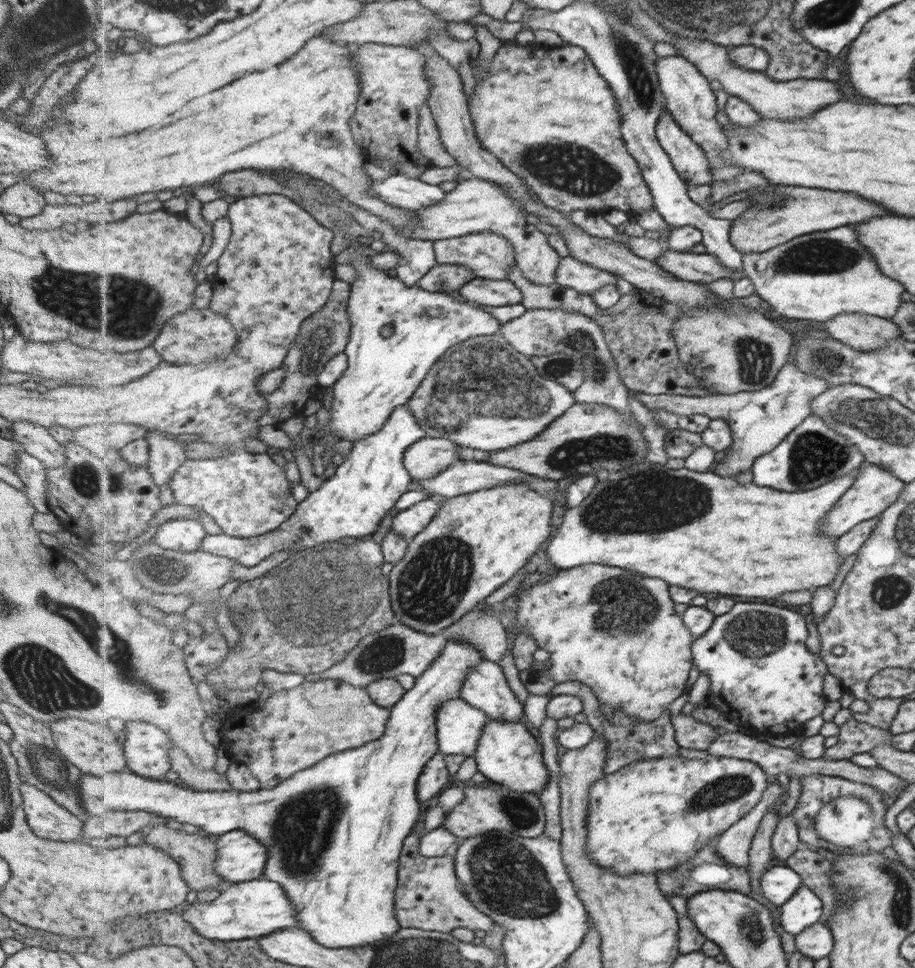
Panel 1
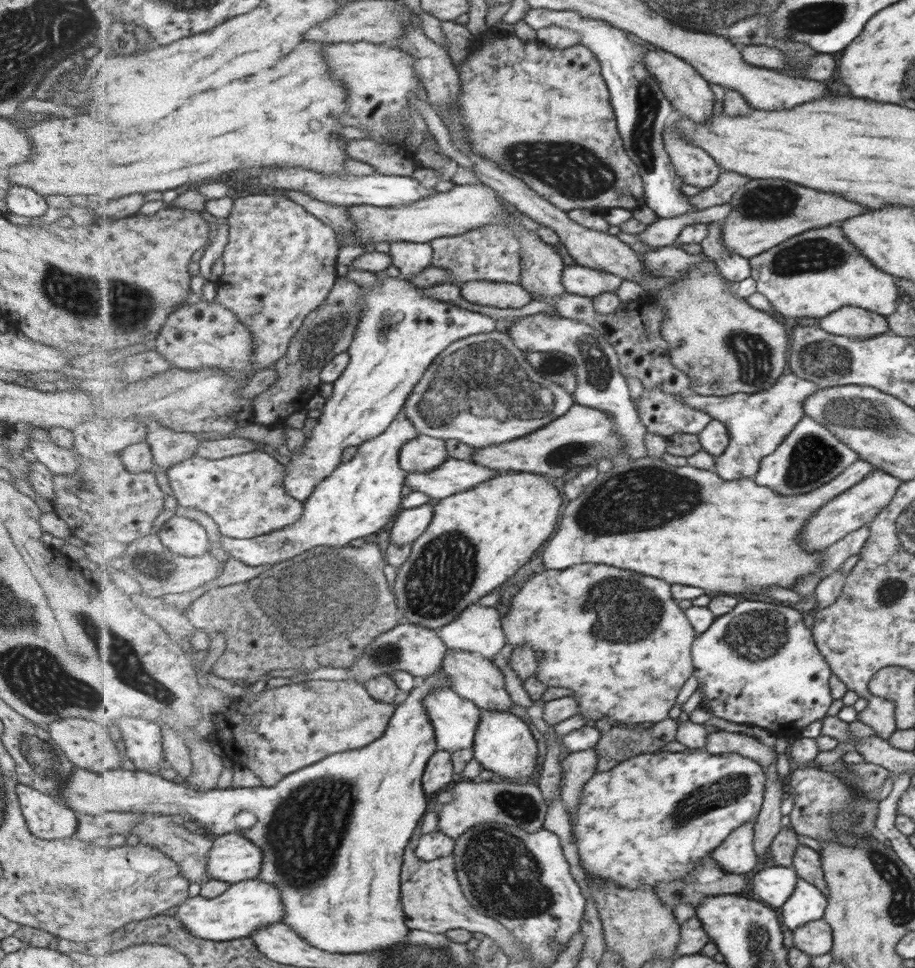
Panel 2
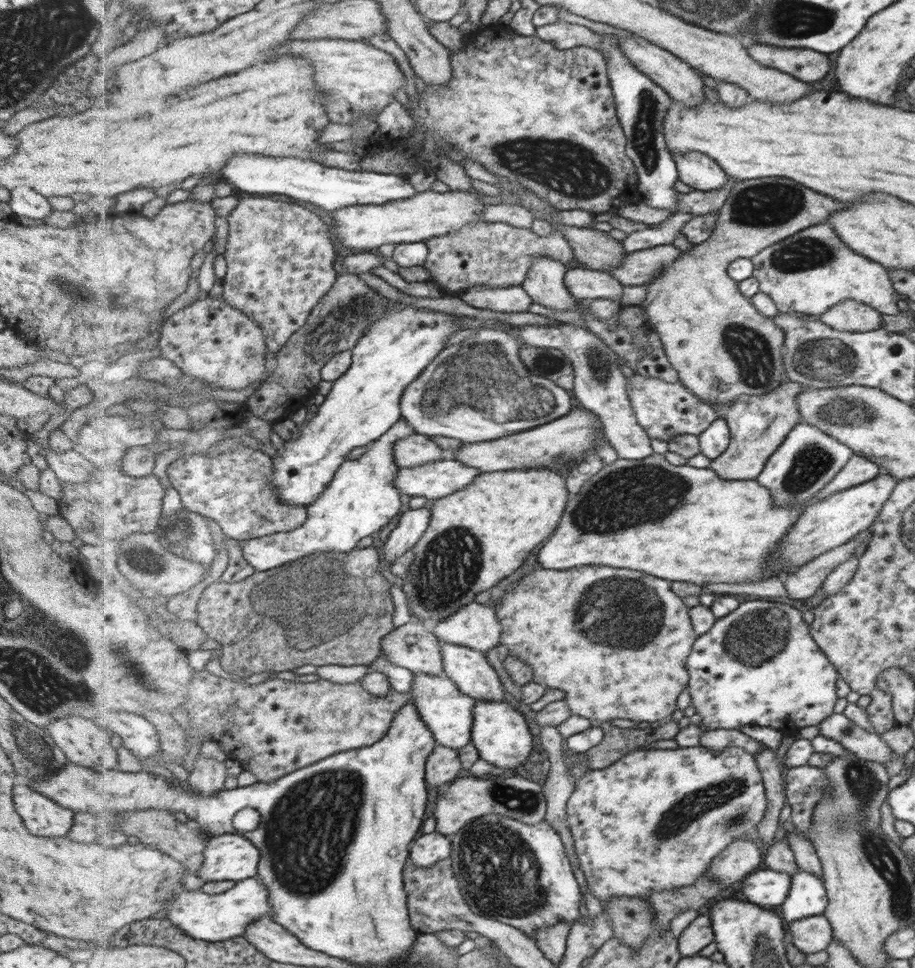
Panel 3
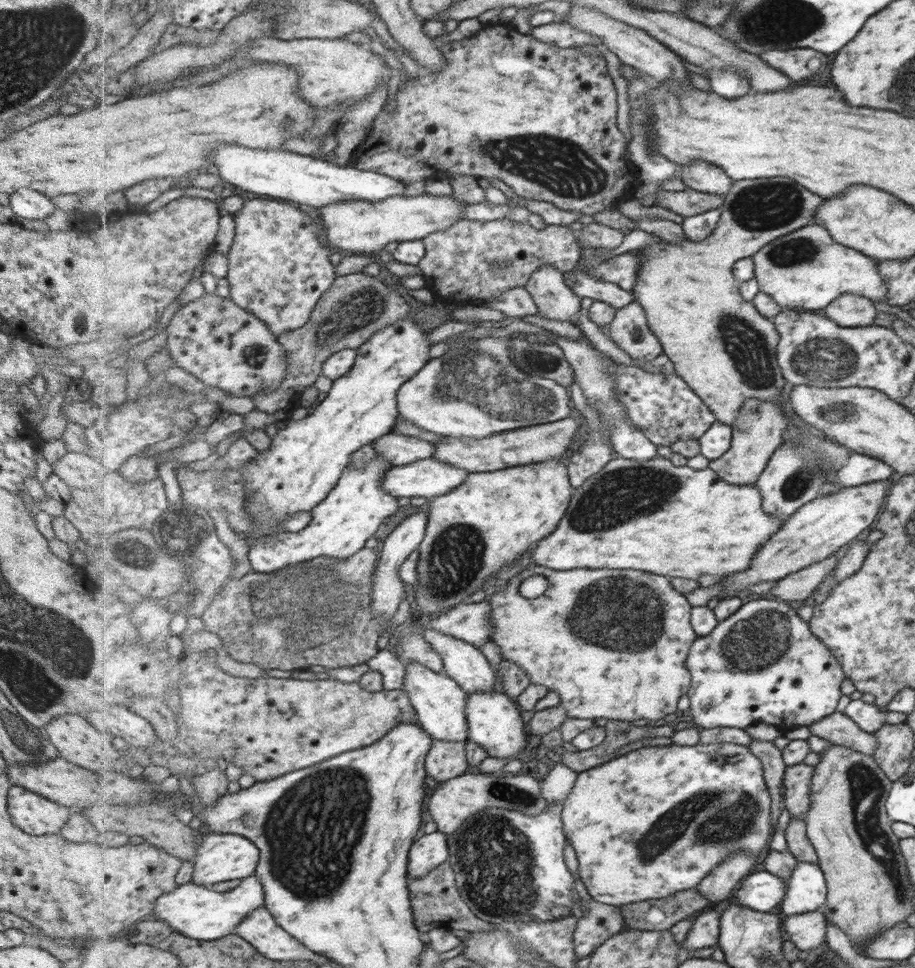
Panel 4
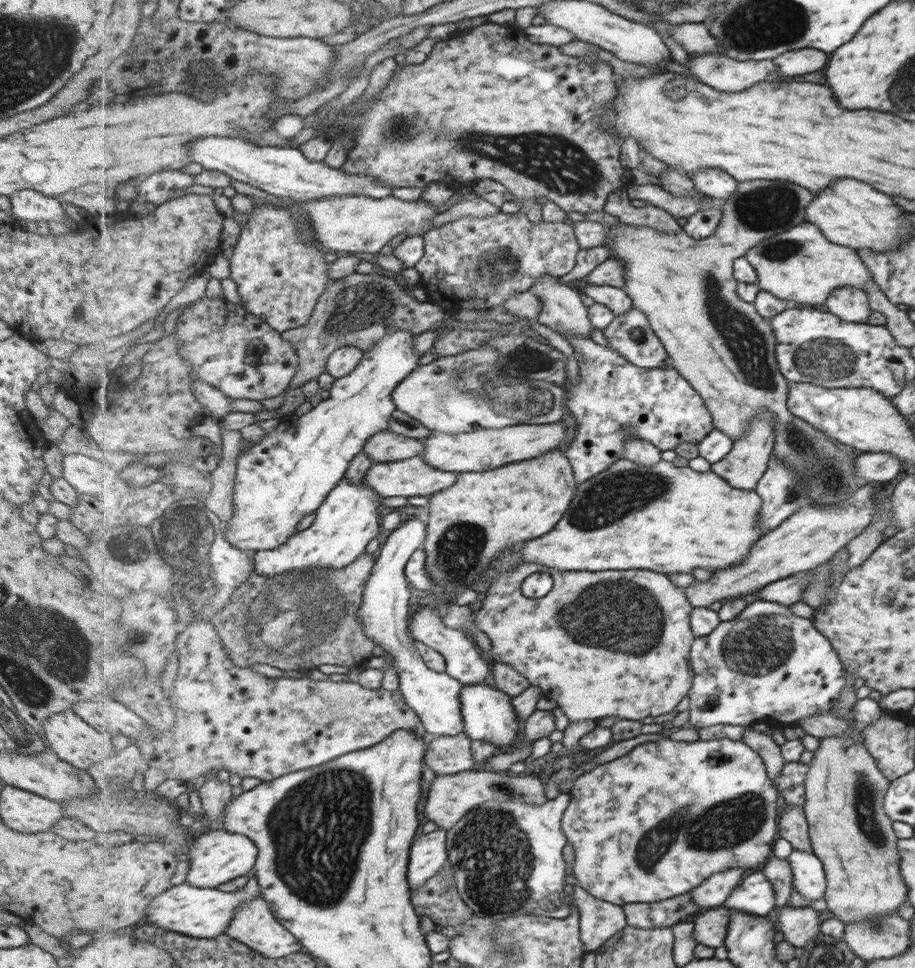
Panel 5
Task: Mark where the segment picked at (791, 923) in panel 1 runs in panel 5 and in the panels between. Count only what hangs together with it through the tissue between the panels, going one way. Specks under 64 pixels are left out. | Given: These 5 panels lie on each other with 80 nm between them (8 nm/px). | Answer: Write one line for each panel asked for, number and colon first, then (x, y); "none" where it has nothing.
2: (806, 903)
3: (806, 896)
4: (805, 891)
5: (808, 877)

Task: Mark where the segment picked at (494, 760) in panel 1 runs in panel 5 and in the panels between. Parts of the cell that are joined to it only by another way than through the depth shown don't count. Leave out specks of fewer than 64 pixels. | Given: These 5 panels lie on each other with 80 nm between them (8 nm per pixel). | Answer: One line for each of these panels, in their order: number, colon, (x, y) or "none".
2: (504, 744)
3: (501, 735)
4: (496, 724)
5: (489, 713)

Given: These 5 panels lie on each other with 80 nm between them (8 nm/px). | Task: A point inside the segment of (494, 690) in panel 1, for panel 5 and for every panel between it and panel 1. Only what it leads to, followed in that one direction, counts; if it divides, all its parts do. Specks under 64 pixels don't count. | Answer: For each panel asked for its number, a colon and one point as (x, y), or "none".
2: (472, 676)
3: (470, 670)
4: (464, 662)
5: (465, 661)

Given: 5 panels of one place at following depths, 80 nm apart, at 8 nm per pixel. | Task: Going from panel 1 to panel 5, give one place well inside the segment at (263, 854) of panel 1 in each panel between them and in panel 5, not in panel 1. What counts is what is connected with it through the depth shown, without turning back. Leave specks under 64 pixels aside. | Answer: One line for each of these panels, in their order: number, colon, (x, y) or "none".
2: (234, 858)
3: (229, 856)
4: (221, 857)
5: (219, 856)

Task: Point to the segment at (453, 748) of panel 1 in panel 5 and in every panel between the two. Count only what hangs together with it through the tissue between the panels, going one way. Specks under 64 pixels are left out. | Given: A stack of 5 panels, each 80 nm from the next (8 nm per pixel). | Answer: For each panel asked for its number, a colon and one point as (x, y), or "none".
2: (456, 720)
3: (449, 713)
4: (440, 702)
5: (435, 696)

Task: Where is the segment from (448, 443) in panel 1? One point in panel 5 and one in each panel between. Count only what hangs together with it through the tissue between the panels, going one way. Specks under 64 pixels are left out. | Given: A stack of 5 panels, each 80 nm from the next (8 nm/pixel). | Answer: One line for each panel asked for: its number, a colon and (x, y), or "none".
2: (424, 454)
3: (419, 449)
4: (398, 449)
5: (386, 446)

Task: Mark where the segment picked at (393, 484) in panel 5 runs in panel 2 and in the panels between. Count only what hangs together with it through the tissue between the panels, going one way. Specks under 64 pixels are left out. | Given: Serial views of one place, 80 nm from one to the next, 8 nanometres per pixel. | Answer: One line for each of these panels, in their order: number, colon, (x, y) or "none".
2: (455, 476)
3: (437, 480)
4: (430, 478)

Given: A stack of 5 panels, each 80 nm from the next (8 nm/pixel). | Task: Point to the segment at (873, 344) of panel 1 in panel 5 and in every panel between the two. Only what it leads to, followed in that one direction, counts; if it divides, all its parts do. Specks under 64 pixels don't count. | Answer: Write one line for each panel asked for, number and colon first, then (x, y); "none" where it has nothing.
2: (851, 321)
3: (847, 316)
4: (849, 310)
5: (849, 304)

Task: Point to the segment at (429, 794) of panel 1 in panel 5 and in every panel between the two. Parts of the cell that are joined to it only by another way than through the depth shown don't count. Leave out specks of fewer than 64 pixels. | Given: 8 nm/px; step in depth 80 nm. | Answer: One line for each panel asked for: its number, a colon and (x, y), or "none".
2: (440, 770)
3: (443, 766)
4: (447, 759)
5: (446, 755)

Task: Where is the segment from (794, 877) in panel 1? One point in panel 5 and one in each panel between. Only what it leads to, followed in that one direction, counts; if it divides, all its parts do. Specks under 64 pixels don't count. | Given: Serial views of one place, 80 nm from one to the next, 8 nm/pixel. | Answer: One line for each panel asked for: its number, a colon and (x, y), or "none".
2: (773, 885)
3: (767, 887)
4: (761, 891)
5: (754, 895)

